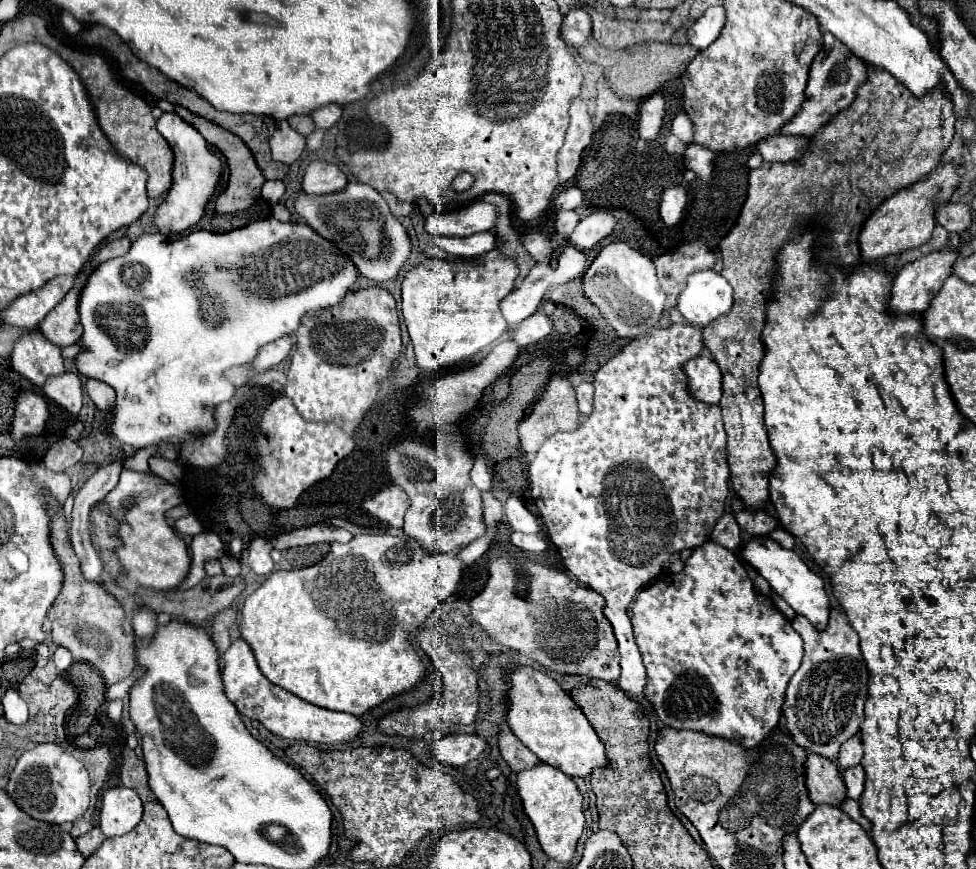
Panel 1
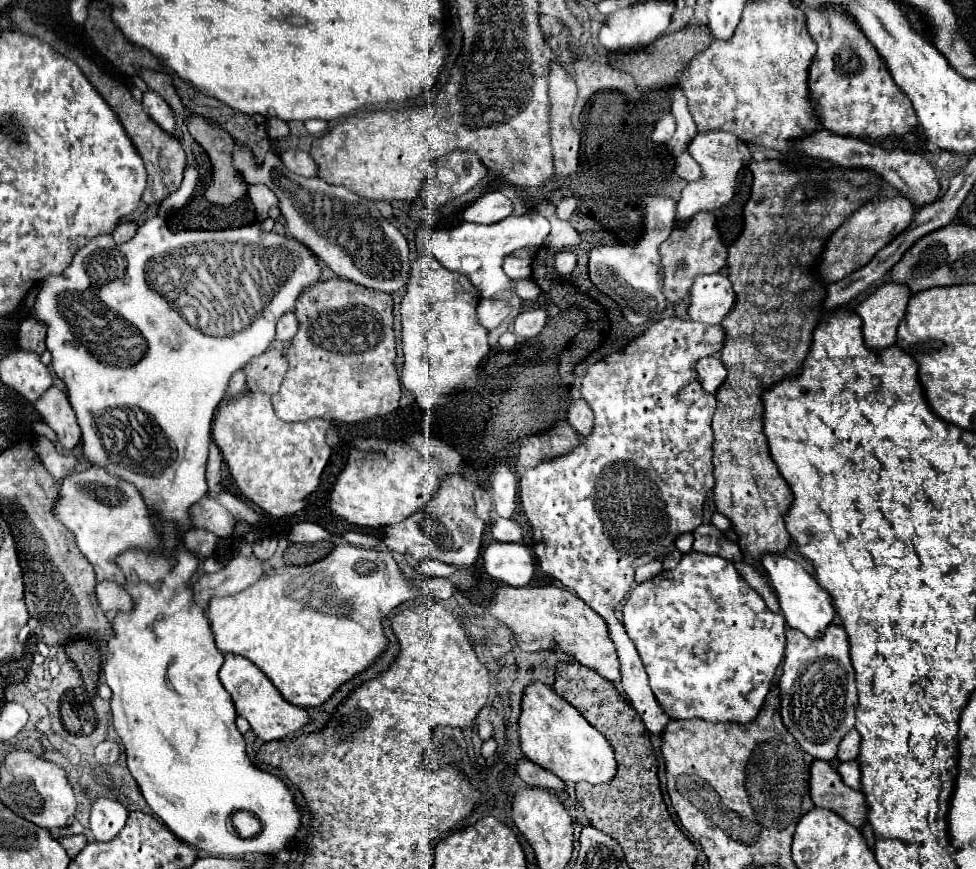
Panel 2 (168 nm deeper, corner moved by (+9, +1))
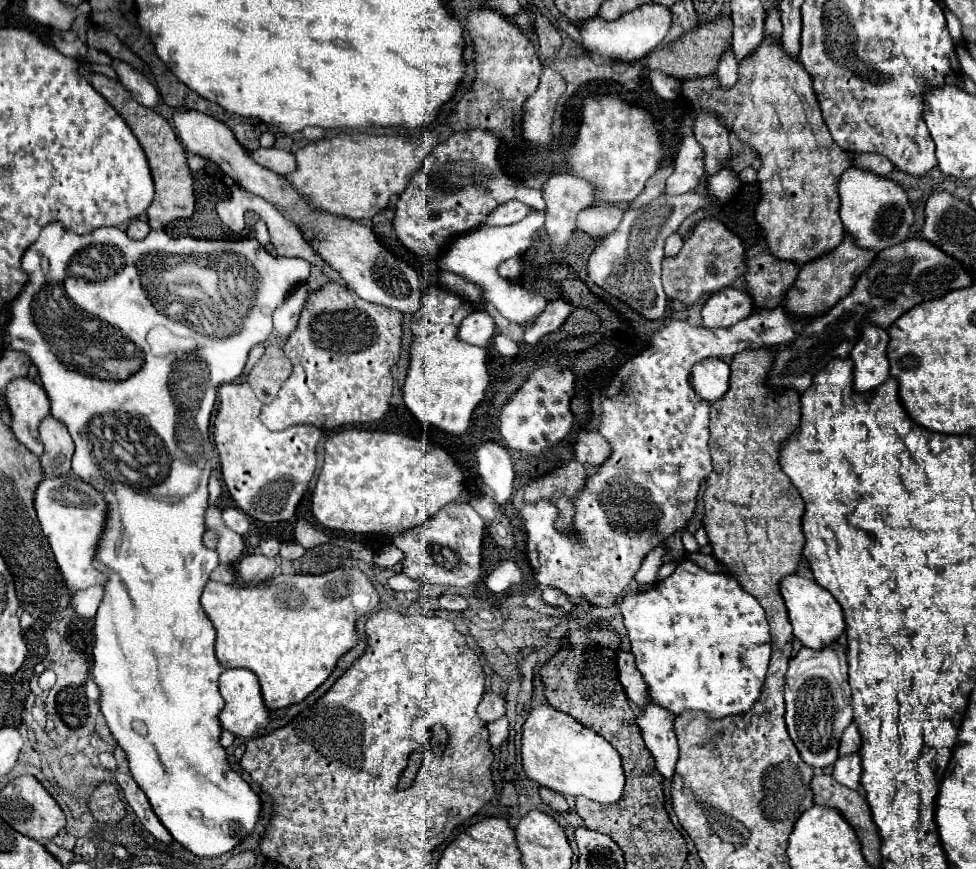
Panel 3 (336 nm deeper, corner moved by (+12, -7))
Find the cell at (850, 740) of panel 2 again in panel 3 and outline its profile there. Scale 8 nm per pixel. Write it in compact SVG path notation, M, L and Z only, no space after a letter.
M850 724L840 740L840 756L850 756L850 754L856 754L860 750L860 734L858 734L858 728L854 724Z

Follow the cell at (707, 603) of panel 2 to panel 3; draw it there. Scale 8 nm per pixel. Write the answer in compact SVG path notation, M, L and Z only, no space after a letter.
M684 560L678 564L676 572L672 576L668 576L666 580L656 582L654 586L650 586L648 590L642 590L640 594L632 594L626 596L620 604L622 616L624 616L624 626L628 630L628 640L632 646L632 654L636 656L636 666L642 672L642 678L648 686L650 698L652 702L656 702L658 706L666 708L668 712L672 712L674 716L678 716L684 710L694 710L694 712L706 712L710 720L720 720L724 716L734 716L740 712L748 712L752 708L752 704L758 700L762 686L764 686L764 678L766 678L766 670L768 670L768 662L770 662L770 634L768 634L768 622L764 616L764 608L758 604L758 600L748 594L736 578L728 576L728 574L712 574L696 564L692 564L690 560Z

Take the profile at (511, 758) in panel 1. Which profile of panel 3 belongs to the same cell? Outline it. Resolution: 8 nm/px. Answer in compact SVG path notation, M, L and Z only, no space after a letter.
M540 786L540 798L544 800L544 804L548 804L552 810L558 810L558 812L564 812L564 810L568 810L570 806L568 806L568 802L566 802L566 798L562 796L562 794L558 794L558 792L552 792L550 788L544 788L544 786Z

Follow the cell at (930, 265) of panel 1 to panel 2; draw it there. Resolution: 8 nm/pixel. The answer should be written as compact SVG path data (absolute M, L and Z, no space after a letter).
M881 284L855 308L863 322L867 348L889 348L895 344L897 326L905 316L909 298L909 288L901 288L901 284Z

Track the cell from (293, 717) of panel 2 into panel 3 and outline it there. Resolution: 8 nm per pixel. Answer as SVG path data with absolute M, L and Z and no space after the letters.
M228 668L220 676L220 692L222 692L222 698L226 700L226 706L220 712L220 722L226 730L230 730L238 738L246 738L246 740L256 738L256 734L268 732L270 710L264 706L264 698L262 698L256 674L252 674L246 668Z

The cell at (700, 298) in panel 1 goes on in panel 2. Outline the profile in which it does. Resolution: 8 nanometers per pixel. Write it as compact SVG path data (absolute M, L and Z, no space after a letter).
M703 274L691 288L689 316L703 324L721 324L735 304L733 284L725 274Z

